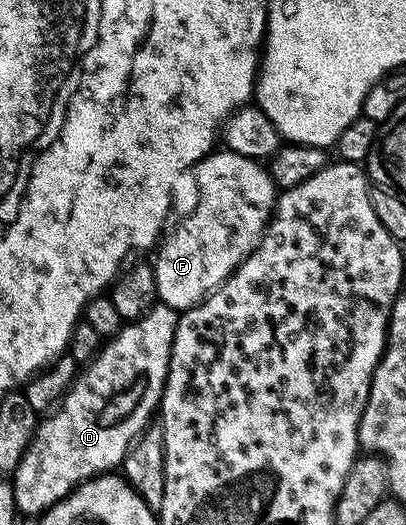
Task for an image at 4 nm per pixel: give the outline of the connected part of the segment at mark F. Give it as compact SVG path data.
M215 150L194 165L192 176L198 179L198 205L191 216L184 217L174 229L171 227L161 237L156 248L158 257L152 260L158 299L175 310L195 308L200 301L215 292L254 253L254 247L262 239L262 233L274 215L274 180L257 160L244 158L244 154L229 150Z

